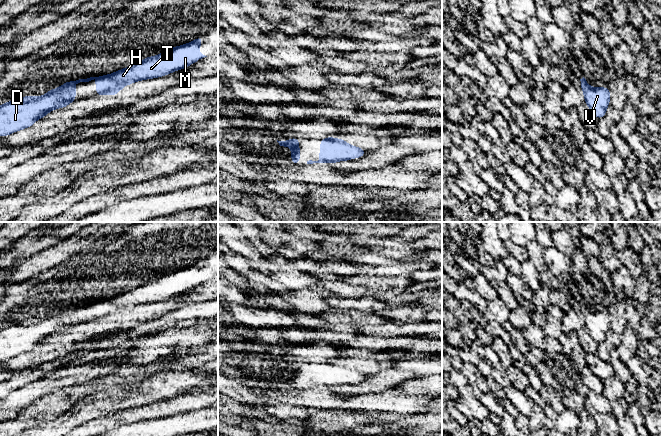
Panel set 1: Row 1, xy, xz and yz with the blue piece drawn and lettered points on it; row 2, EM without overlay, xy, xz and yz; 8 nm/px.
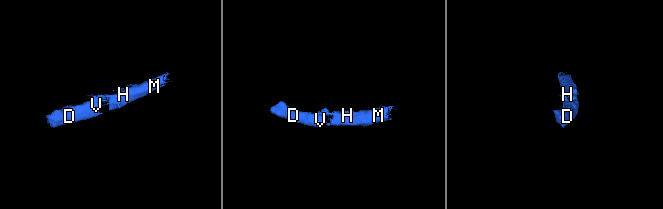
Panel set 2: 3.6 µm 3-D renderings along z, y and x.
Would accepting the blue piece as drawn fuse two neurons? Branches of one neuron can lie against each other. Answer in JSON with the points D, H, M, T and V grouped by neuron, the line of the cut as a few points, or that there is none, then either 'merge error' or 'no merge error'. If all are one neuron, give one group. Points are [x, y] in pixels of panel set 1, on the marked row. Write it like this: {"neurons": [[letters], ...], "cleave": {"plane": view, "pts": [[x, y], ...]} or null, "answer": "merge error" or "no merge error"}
{"neurons": [["D", "H", "M", "T", "V"]], "cleave": null, "answer": "no merge error"}

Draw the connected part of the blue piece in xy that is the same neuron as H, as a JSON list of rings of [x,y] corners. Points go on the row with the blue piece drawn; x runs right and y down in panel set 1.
[[[203,36],[187,44],[167,48],[157,56],[145,57],[132,66],[122,68],[111,74],[66,81],[61,87],[49,90],[44,96],[23,96],[0,105],[0,136],[6,137],[14,132],[30,128],[54,109],[67,107],[76,101],[75,86],[80,82],[96,80],[96,96],[119,93],[126,85],[136,81],[166,76],[182,70],[200,59],[207,57],[199,52]]]

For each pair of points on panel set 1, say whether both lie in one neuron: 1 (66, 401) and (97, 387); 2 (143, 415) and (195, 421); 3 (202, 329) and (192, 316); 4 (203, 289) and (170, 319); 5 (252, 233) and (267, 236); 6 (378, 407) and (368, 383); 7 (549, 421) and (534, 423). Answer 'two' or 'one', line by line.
1: two
2: two
3: two
4: two
5: two
6: two
7: one

